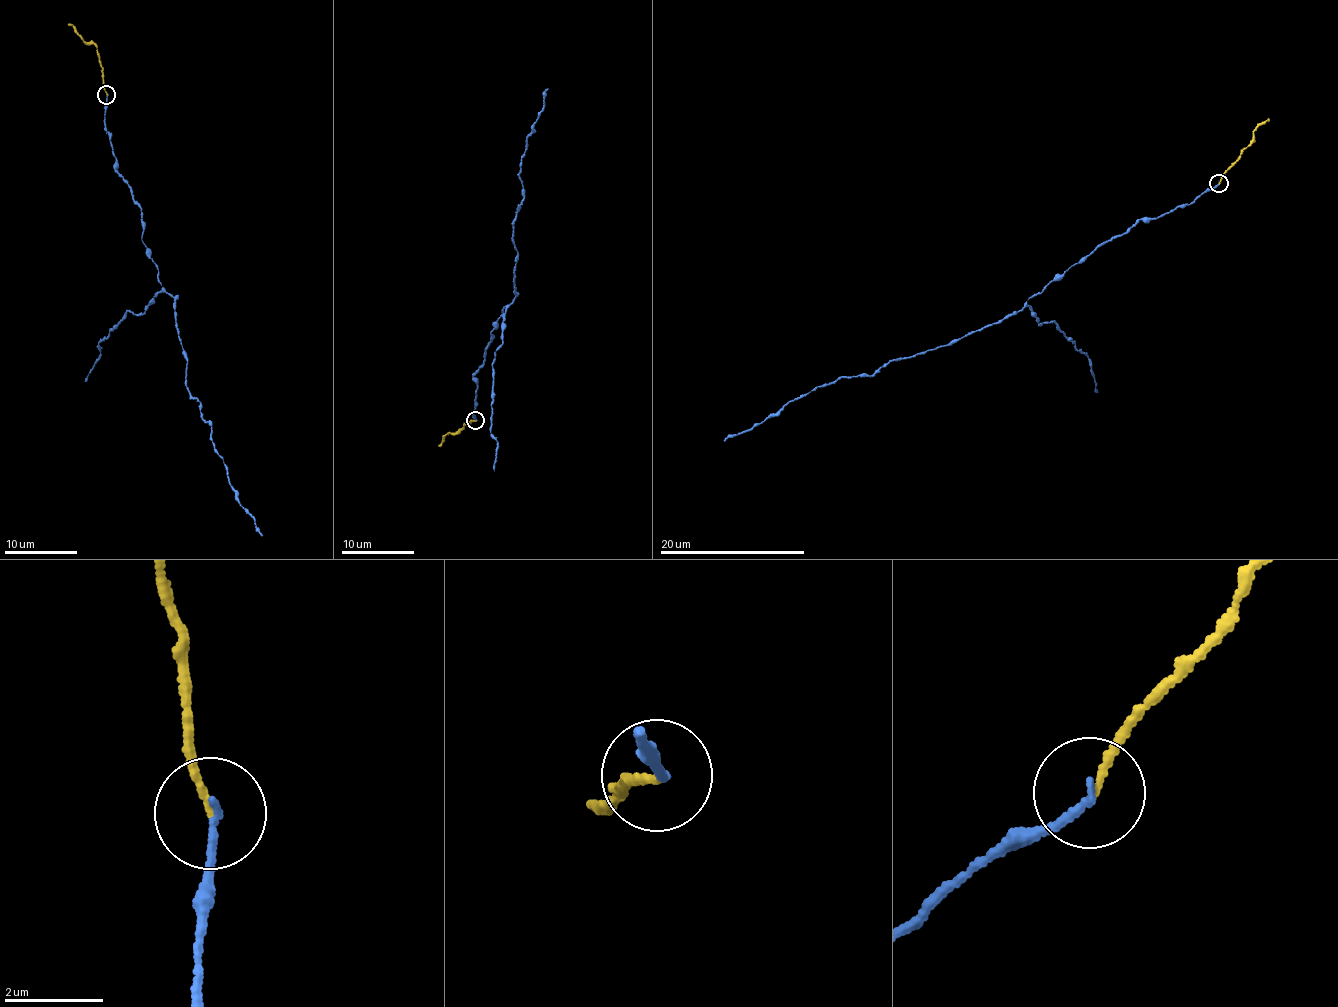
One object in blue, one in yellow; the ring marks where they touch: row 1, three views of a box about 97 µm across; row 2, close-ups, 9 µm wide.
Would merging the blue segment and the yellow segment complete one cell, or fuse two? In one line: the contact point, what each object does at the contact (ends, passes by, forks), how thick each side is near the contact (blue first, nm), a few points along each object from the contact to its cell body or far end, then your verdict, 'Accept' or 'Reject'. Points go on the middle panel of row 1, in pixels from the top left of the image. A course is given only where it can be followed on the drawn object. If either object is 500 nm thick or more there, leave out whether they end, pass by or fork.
Place: (475, 420). At the ring blue ends. At the ring yellow ends. Thickness 170 nm (blue) against 140 nm. Course of blue: (475, 420), (473, 373), (503, 307), (516, 296), (512, 240), (521, 156), (548, 88). Course of yellow: (475, 420), (471, 419), (464, 427), (445, 435), (439, 447). Reject

